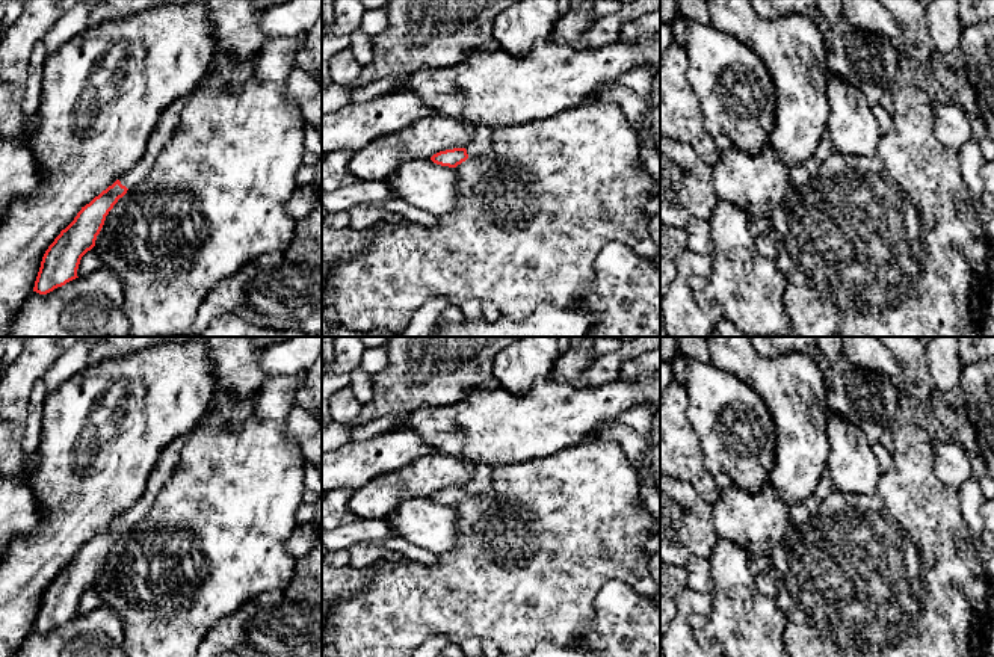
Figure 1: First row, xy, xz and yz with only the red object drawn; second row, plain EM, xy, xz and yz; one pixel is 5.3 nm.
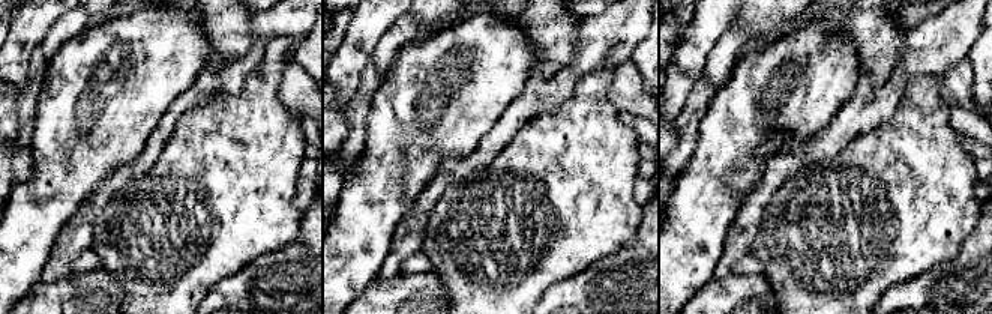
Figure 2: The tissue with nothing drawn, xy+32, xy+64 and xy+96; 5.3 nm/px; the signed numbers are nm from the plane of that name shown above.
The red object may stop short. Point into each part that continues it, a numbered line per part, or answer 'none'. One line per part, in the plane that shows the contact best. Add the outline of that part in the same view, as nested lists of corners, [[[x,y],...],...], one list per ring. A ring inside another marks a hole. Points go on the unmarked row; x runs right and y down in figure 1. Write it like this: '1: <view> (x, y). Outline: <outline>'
1: xy (163, 470). Outline: [[[183,435],[174,440],[160,455],[157,464],[154,465],[148,477],[147,488],[140,498],[130,509],[127,509],[122,515],[118,517],[122,524],[131,527],[148,514],[162,489],[174,476],[178,464],[178,456],[186,446],[187,436],[189,435]]]

